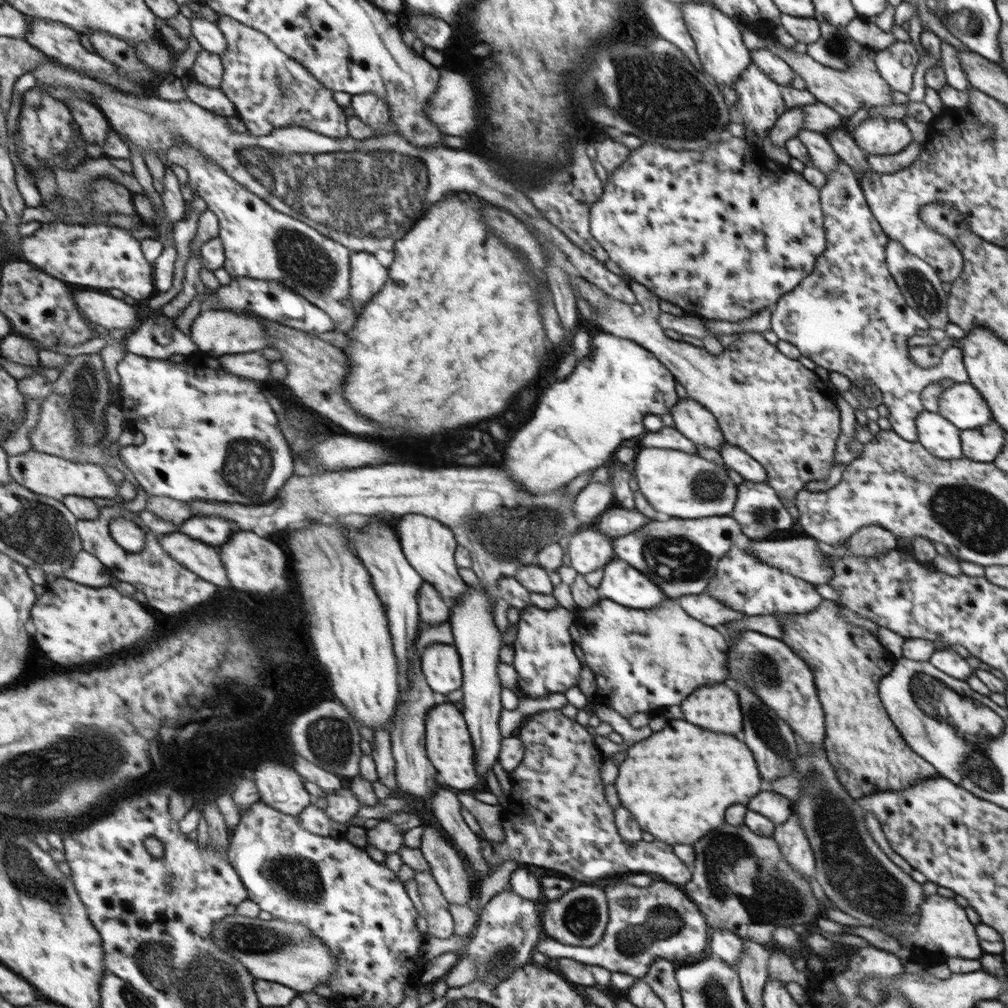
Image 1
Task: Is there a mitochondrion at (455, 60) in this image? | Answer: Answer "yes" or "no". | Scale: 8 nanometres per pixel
no

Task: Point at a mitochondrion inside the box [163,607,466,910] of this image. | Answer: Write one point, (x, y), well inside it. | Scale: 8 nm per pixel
(300, 877)

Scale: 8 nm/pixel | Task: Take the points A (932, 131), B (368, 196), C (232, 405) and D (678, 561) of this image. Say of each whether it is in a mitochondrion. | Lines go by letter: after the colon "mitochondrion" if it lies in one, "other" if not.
A: other
B: mitochondrion
C: other
D: mitochondrion

